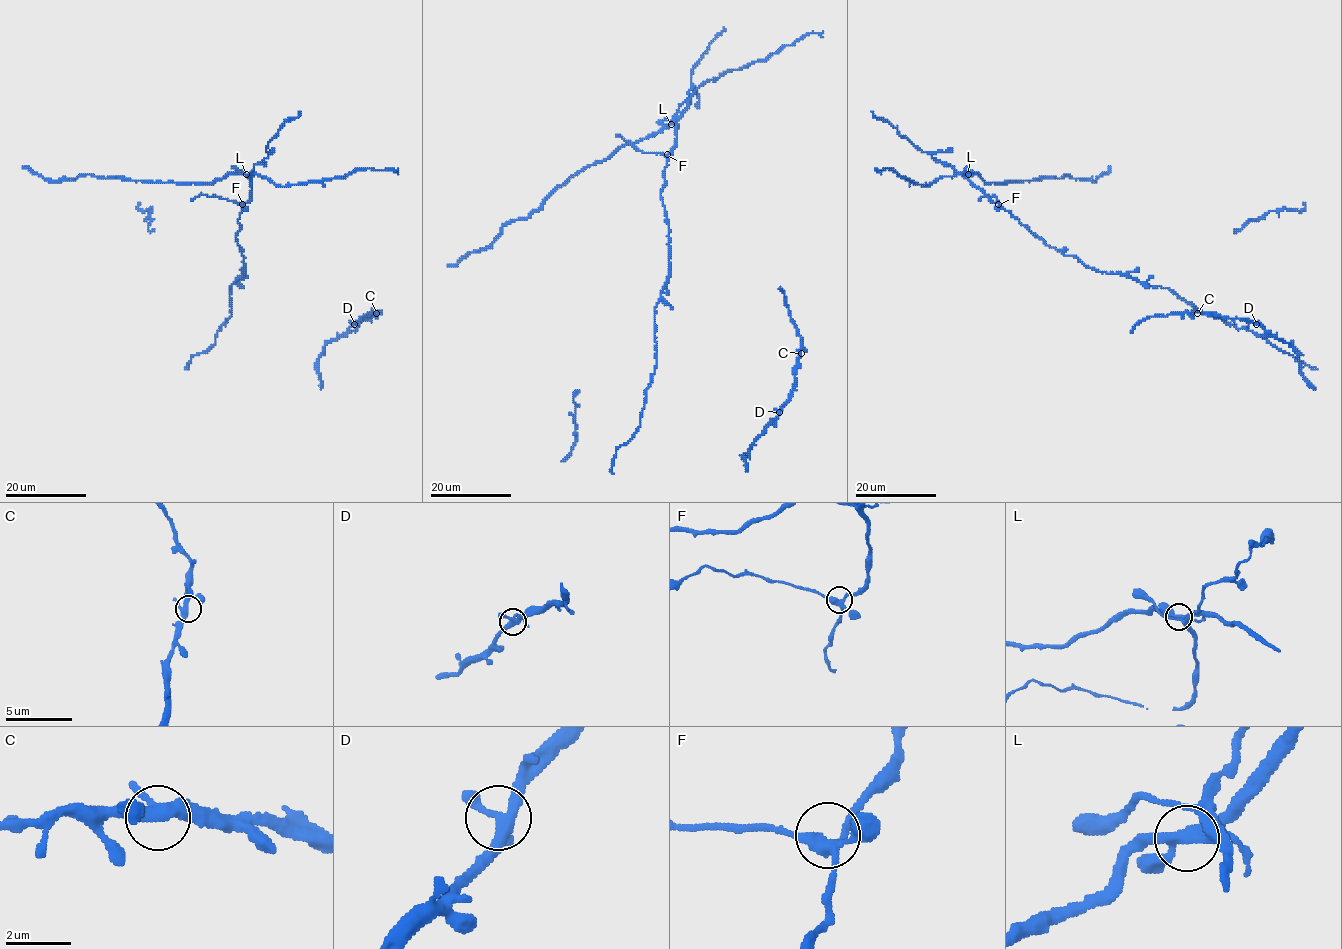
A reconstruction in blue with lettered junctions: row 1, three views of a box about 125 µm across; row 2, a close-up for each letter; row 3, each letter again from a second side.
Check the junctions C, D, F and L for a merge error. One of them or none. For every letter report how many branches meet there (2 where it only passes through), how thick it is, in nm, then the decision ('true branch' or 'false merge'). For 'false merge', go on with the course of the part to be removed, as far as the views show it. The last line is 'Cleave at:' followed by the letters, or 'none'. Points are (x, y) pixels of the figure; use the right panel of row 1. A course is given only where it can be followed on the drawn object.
C: 4 branches meet; 360 nm thick; true branch
D: 4 branches meet; 300 nm thick; true branch
F: 4 branches meet; 320 nm thick; true branch
L: 4 branches meet; 280 nm thick; false merge; foreign part runs (968, 175), (976, 173), (986, 183), (1032, 181), (1064, 175), (1091, 181), (1105, 175), (1111, 167)
Cleave at: L

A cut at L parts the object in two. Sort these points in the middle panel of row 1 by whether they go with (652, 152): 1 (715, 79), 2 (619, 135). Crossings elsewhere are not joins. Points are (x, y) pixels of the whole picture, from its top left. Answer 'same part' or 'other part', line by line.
1: other part
2: same part

